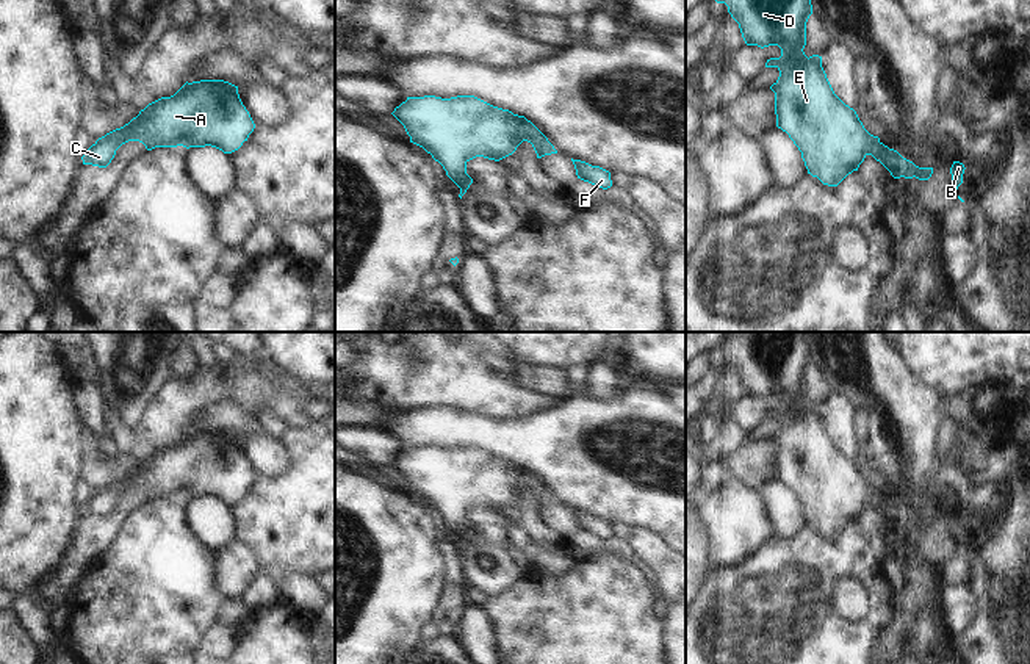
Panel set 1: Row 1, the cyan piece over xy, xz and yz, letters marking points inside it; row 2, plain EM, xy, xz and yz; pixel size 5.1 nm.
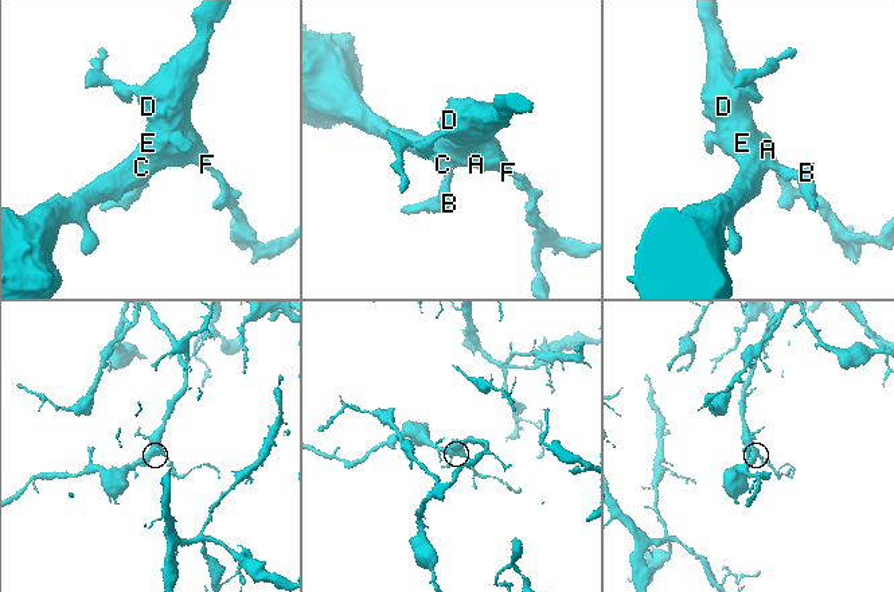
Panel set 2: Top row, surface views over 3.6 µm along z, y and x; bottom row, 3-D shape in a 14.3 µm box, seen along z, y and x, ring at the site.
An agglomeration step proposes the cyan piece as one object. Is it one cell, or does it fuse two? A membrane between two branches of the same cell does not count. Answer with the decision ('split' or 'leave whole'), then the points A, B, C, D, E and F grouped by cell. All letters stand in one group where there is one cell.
leave whole; groups A B C D E F

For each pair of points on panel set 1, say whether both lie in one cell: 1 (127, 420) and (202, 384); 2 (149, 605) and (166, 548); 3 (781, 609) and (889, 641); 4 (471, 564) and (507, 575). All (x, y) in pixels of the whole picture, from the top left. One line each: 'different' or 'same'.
1: different
2: same
3: different
4: same

